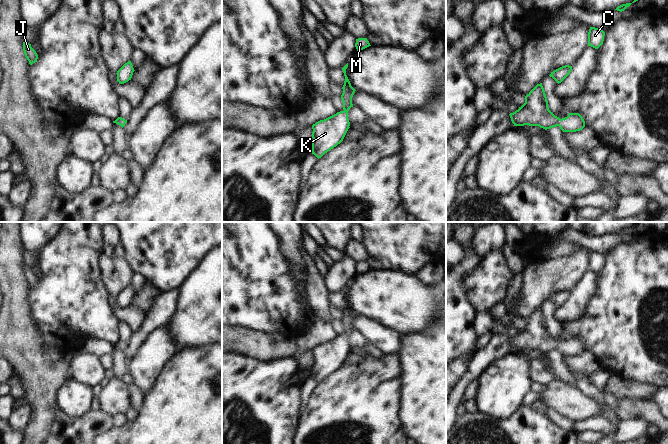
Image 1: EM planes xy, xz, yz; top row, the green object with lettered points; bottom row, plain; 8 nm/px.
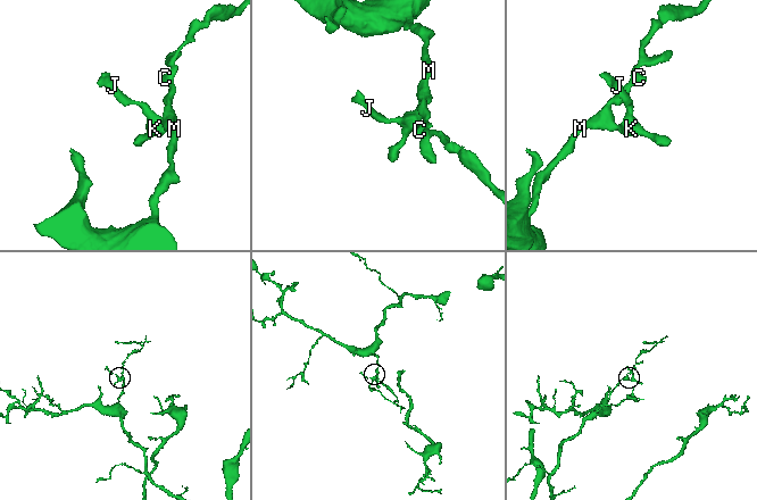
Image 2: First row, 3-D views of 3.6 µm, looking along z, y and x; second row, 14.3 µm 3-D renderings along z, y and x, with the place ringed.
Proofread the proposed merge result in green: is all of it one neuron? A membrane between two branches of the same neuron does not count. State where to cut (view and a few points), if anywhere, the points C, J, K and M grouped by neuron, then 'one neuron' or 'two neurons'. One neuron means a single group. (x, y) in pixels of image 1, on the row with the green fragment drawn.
no cut; C J K M; one neuron

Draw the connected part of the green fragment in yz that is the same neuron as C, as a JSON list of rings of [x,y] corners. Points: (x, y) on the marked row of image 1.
[[[590,27],[588,32],[588,46],[598,49],[604,41],[605,32],[595,27]]]

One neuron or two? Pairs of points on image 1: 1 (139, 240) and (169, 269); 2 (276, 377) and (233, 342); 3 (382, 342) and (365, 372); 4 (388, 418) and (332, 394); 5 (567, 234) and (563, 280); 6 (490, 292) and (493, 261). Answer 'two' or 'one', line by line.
1: one
2: two
3: two
4: one
5: two
6: one

